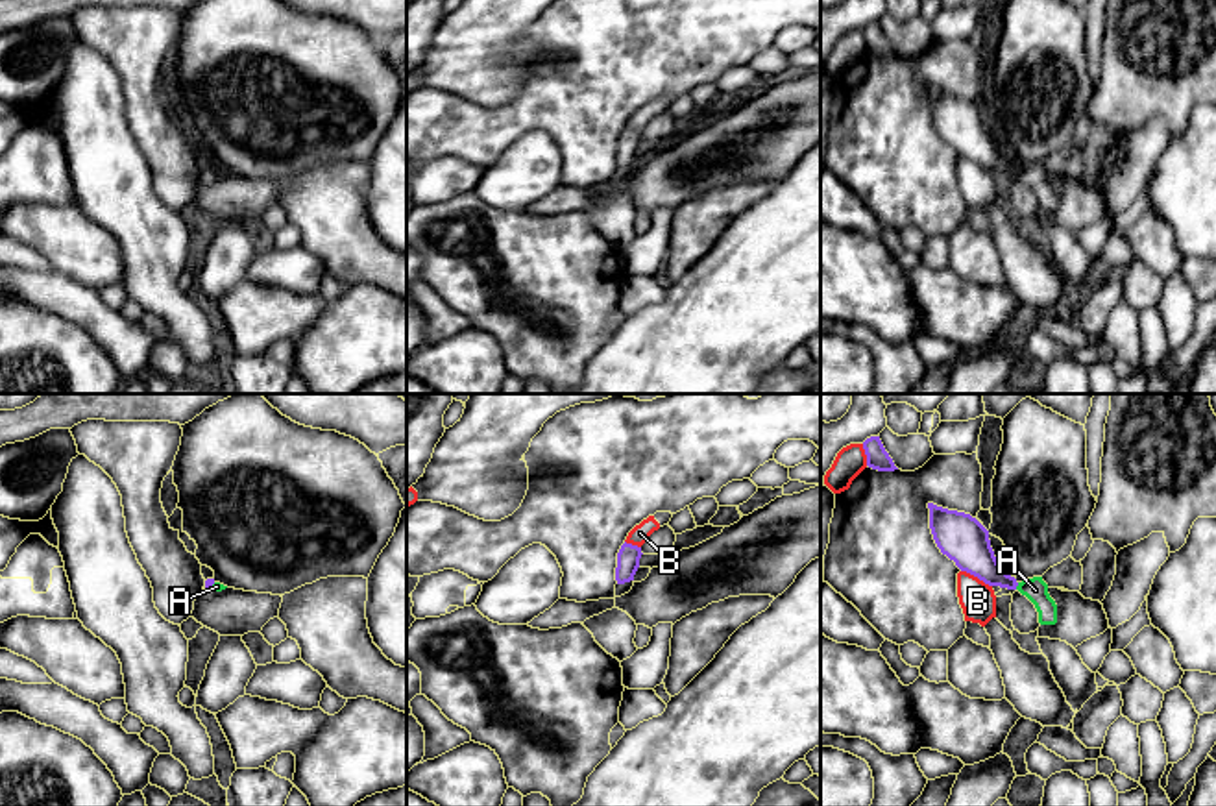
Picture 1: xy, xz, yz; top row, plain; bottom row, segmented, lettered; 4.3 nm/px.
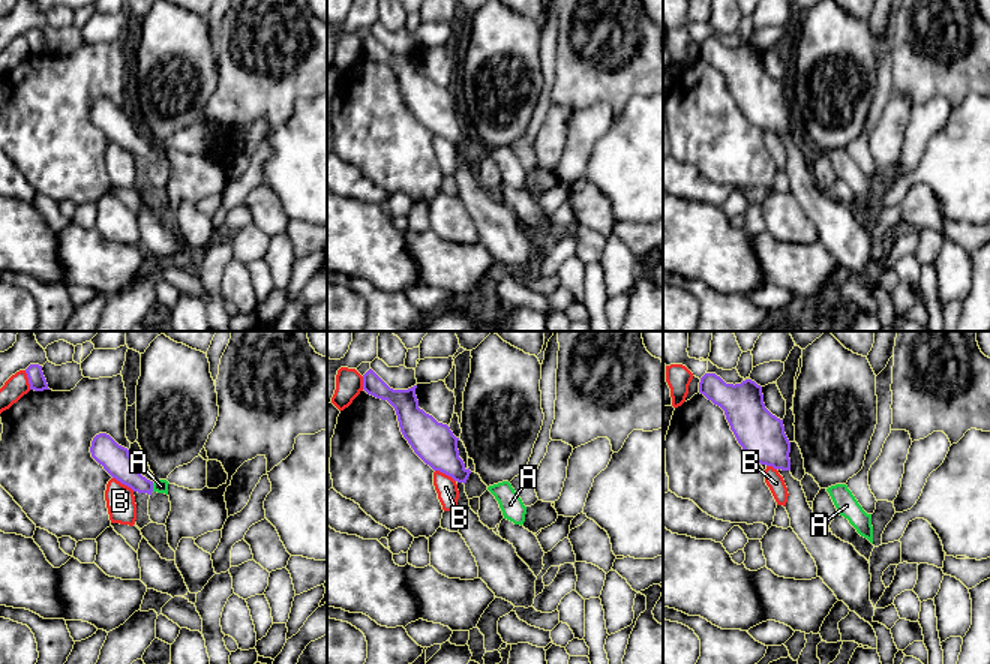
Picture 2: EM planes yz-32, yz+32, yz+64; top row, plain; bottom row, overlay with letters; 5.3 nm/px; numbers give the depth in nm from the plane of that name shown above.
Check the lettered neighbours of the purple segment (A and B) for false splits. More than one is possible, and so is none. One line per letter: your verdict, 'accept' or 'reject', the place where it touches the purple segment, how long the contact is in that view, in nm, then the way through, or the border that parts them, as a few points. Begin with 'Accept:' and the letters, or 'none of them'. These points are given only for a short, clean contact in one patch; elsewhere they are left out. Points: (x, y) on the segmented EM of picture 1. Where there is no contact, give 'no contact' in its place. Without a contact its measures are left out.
Accept: A
A: accept | yz (1017, 585) | 40 nm | across yz (971, 551), (995, 575), (1017, 585), (1035, 590)
B: reject | yz (976, 575) | 150 nm

